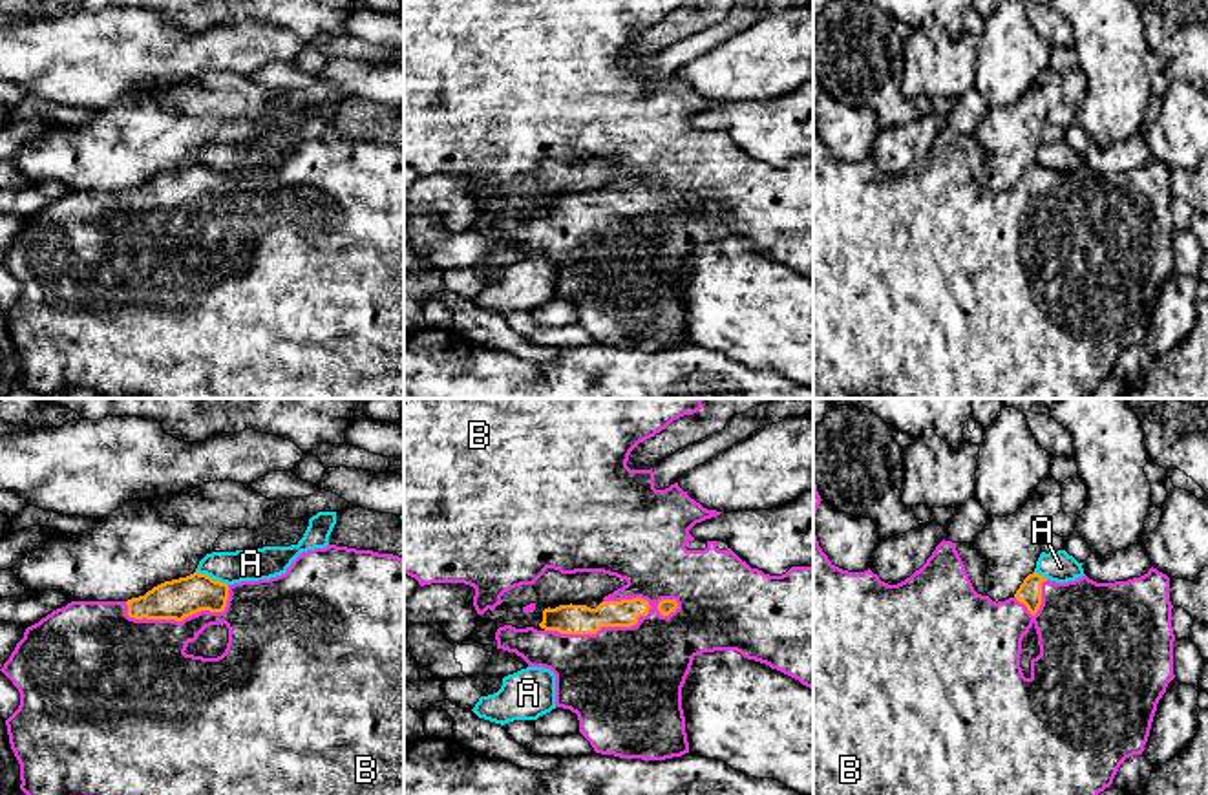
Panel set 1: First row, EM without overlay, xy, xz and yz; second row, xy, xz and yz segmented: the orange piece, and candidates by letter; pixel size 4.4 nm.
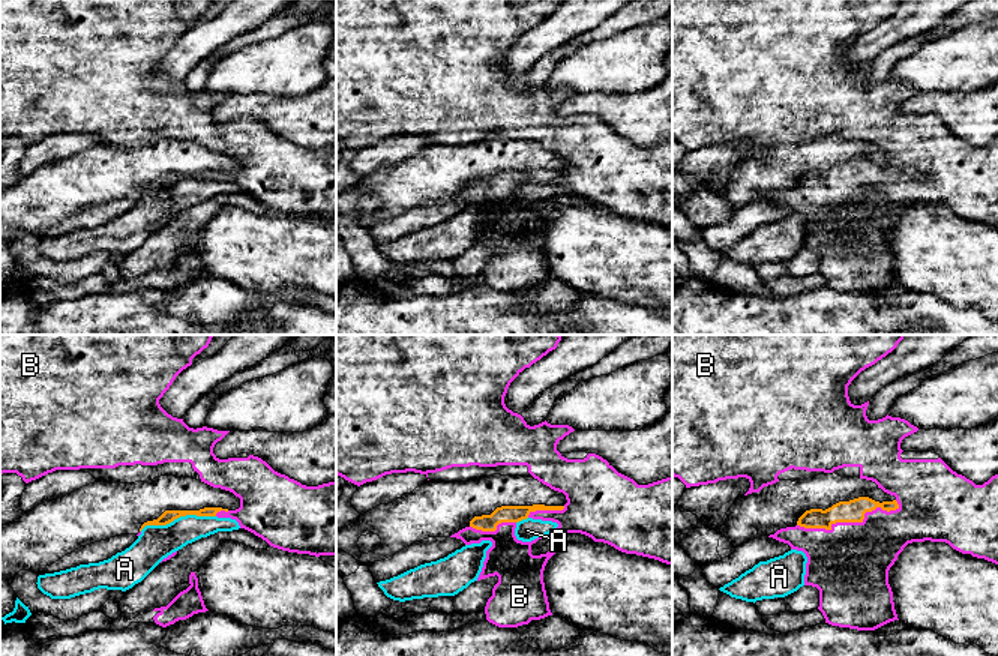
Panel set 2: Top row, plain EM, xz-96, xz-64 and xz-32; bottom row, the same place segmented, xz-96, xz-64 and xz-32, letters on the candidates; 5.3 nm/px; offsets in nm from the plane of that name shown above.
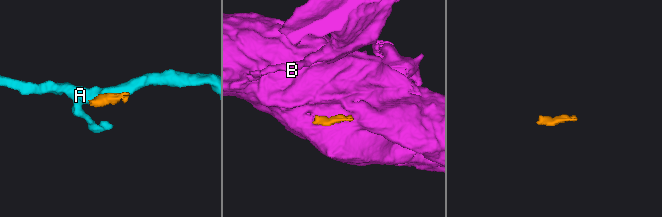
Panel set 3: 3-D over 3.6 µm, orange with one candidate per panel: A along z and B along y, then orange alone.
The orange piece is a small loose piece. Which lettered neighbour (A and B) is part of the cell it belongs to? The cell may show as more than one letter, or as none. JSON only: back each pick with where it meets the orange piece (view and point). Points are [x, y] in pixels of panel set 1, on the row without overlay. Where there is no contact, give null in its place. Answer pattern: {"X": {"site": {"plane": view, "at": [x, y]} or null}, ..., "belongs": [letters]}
{"B": {"site": {"plane": "xz", "at": [600, 218]}}, "belongs": ["B"]}

